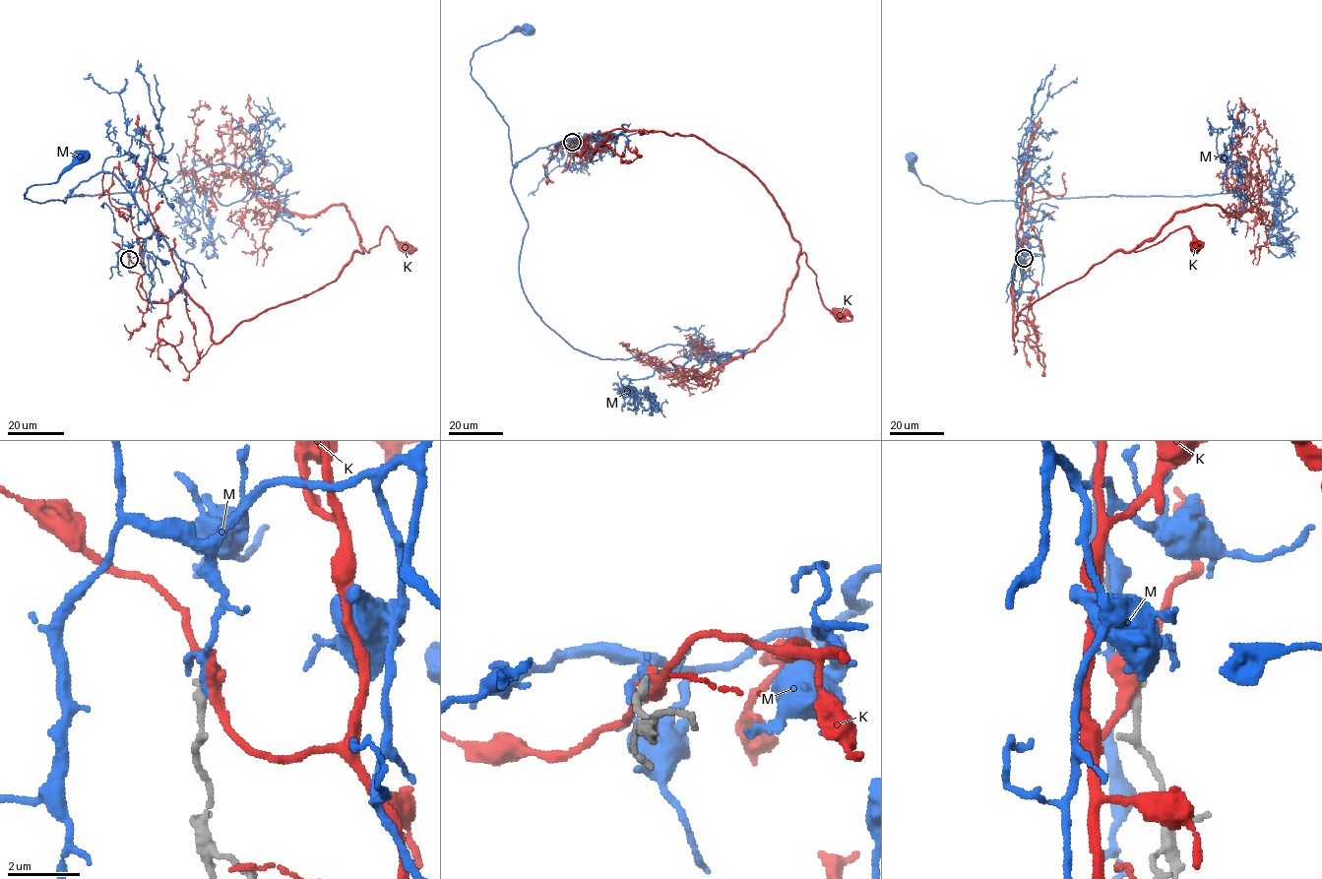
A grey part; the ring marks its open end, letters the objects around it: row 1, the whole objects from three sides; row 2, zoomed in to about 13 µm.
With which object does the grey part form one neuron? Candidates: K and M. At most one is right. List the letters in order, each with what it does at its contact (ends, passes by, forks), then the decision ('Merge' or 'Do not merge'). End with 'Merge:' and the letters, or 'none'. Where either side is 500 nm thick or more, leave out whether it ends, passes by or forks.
K: It passes by. Do not merge
M: It passes by. Merge
Merge: M

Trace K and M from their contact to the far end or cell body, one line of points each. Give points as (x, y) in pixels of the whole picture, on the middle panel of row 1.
K: (573, 143), (615, 129), (661, 131), (697, 136), (742, 163), (784, 214), (816, 278), (822, 303), (840, 313)
M: (572, 142), (596, 134), (537, 149), (514, 166), (507, 124), (472, 77), (472, 53), (512, 31), (528, 28)

